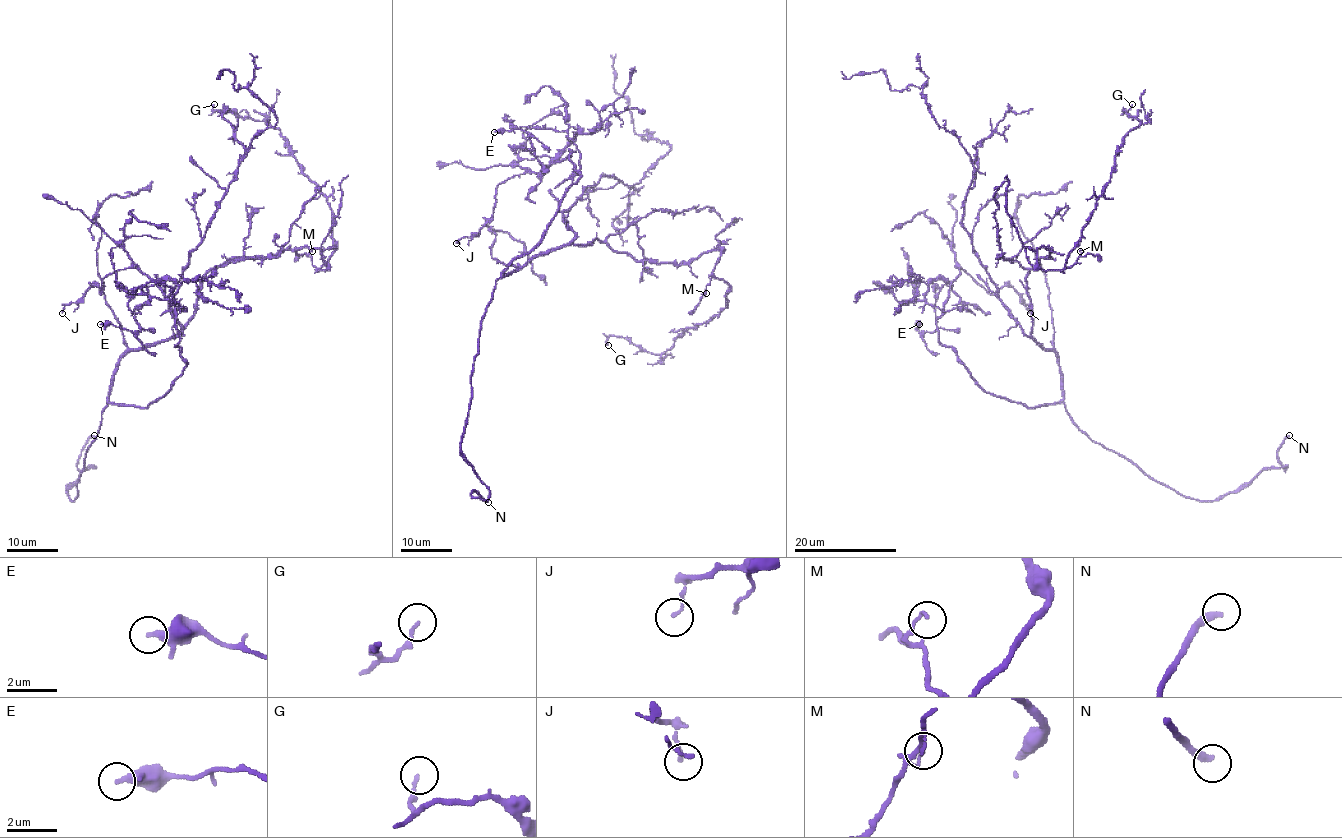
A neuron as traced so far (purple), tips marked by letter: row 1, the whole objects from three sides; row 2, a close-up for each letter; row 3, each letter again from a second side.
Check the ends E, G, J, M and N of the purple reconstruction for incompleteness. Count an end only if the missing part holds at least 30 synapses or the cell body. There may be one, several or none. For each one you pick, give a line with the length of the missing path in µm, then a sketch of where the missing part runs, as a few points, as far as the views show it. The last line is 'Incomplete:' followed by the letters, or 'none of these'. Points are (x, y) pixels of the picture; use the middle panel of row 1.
N: about 25 µm are missing; missing branch runs (488, 502), (511, 506), (529, 520), (532, 538), (532, 531)
Incomplete: N

